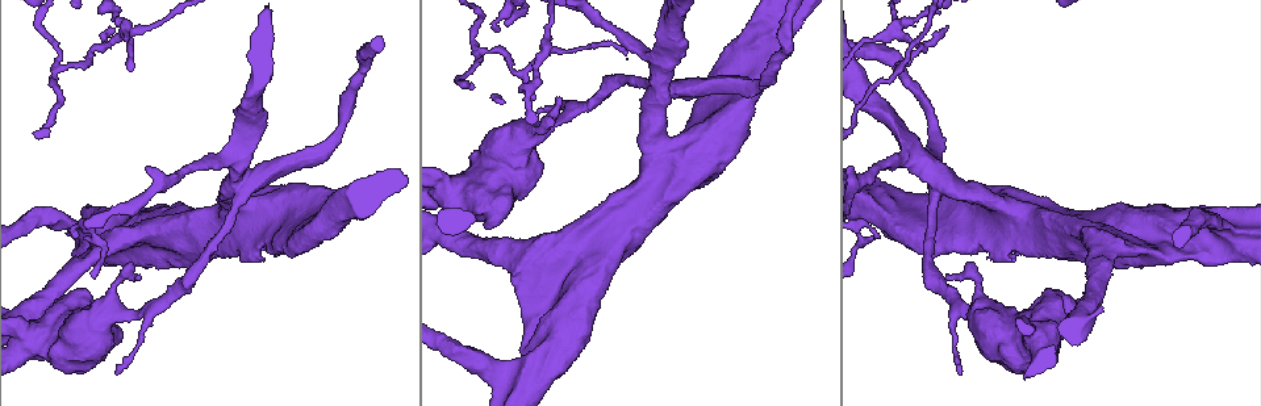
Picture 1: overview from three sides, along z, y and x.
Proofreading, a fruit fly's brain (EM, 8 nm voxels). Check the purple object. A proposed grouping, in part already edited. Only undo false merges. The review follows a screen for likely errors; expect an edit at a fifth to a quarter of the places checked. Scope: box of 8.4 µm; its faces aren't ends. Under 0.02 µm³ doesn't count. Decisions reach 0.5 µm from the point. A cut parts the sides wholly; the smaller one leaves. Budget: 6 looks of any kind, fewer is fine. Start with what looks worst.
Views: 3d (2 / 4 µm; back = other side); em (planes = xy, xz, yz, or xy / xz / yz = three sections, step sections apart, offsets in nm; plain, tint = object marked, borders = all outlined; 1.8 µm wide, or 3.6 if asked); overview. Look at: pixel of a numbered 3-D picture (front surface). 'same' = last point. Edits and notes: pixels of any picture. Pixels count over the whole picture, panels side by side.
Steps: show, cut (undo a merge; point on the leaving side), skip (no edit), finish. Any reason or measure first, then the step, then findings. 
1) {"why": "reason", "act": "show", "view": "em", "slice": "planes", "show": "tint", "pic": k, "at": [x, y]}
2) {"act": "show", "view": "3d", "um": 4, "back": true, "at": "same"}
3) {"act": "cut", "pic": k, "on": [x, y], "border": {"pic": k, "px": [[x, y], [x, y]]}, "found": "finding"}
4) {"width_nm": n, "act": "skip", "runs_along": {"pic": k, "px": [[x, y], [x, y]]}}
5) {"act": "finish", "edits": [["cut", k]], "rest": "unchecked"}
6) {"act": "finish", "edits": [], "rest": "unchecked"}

{"why": "four or more arms meet", "act": "show", "view": "em", "um": 3.6, "slice": "xz", "step": 16, "show": "tint", "pic": 1, "at": [124, 33]}

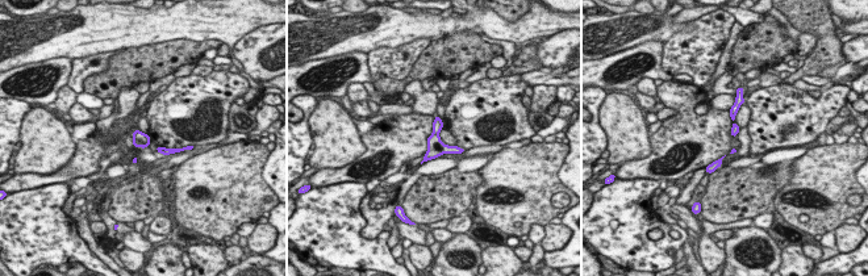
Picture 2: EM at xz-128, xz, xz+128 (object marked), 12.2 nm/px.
{"why": "cut it another way", "act": "show", "view": "em", "um": 3.6, "slice": "planes", "show": "tint", "at": "same"}

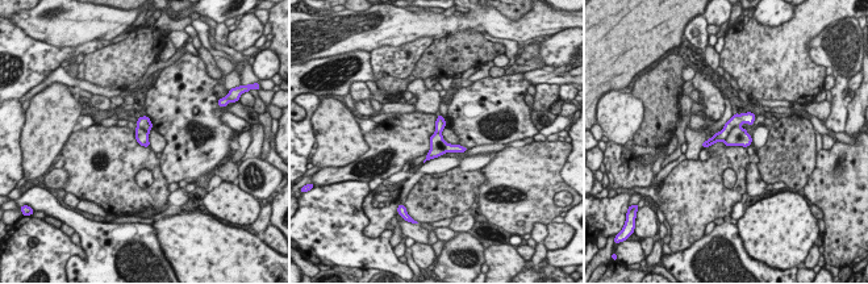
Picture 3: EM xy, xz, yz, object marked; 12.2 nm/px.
{"act": "cut", "pic": 3, "on": [735, 120], "border": {"pic": 3, "px": [[738, 125], [723, 140]]}, "found": "a second neuron is stuck on"}

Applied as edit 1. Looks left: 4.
{"why": "see it whole again", "act": "show", "view": "overview"}

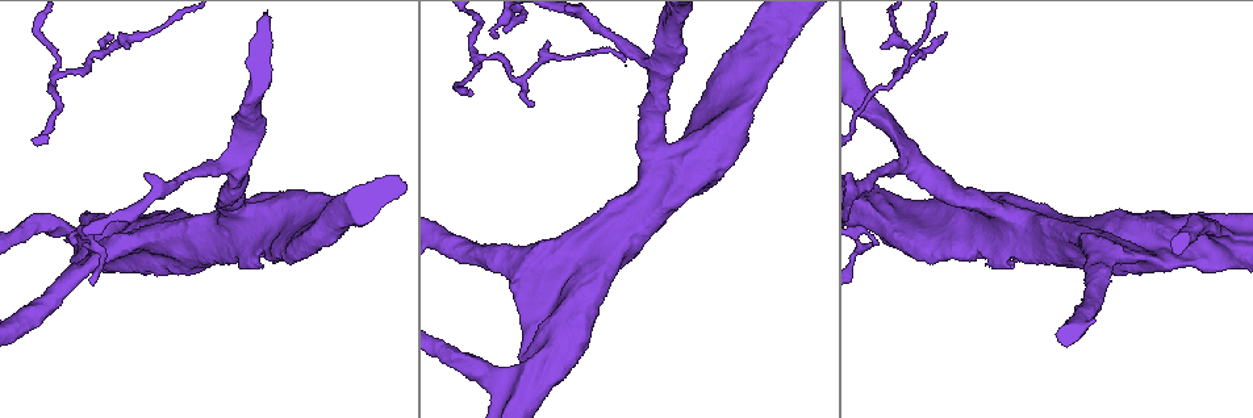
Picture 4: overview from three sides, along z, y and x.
{"why": "thin neck", "act": "show", "view": "em", "um": 3.6, "slice": "planes", "show": "tint", "pic": 4, "at": [1223, 237]}

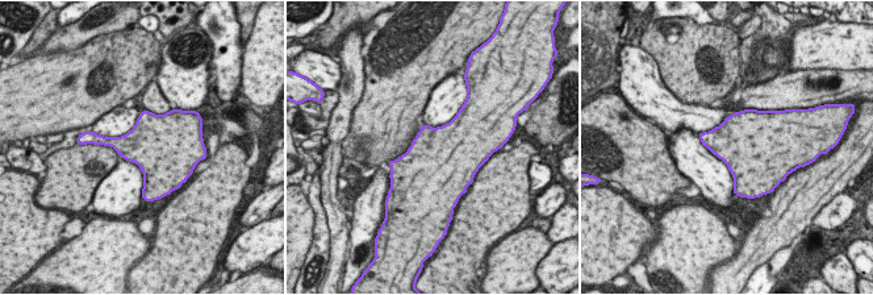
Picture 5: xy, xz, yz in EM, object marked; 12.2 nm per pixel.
{"act": "skip", "found": "one neuron here"}

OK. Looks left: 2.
{"why": "closes a loop", "act": "show", "view": "em", "um": 3.6, "slice": "xy", "step": 16, "show": "borders", "pic": 4, "at": [911, 213]}

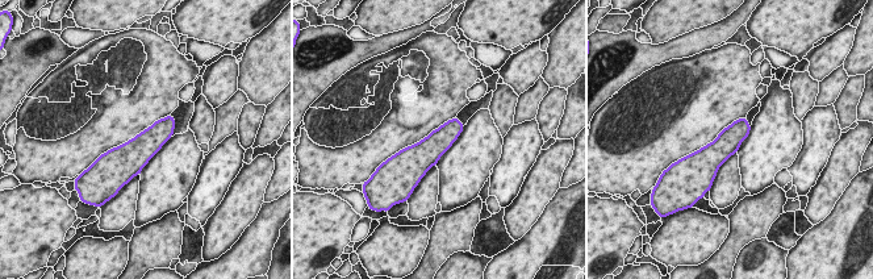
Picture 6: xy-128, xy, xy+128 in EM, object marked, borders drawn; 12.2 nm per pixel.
{"act": "show", "view": "em", "um": 3.6, "slice": "yz", "step": 4, "show": "borders", "at": "same"}

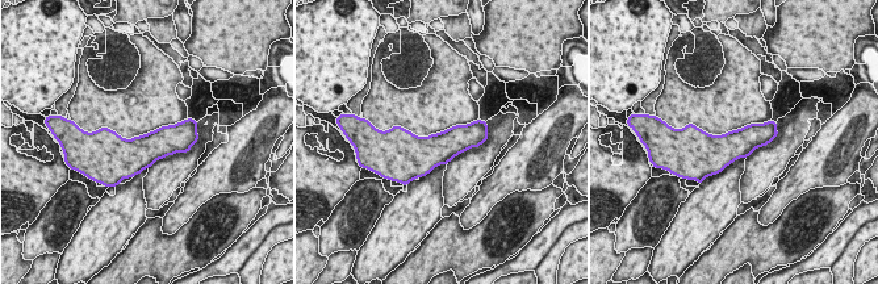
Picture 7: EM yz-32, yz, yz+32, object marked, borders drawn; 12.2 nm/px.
{"act": "skip", "found": "continuous, no second neuron"}

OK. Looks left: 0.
{"act": "finish", "edits": [["cut", 3]], "rest": "unchecked"}

